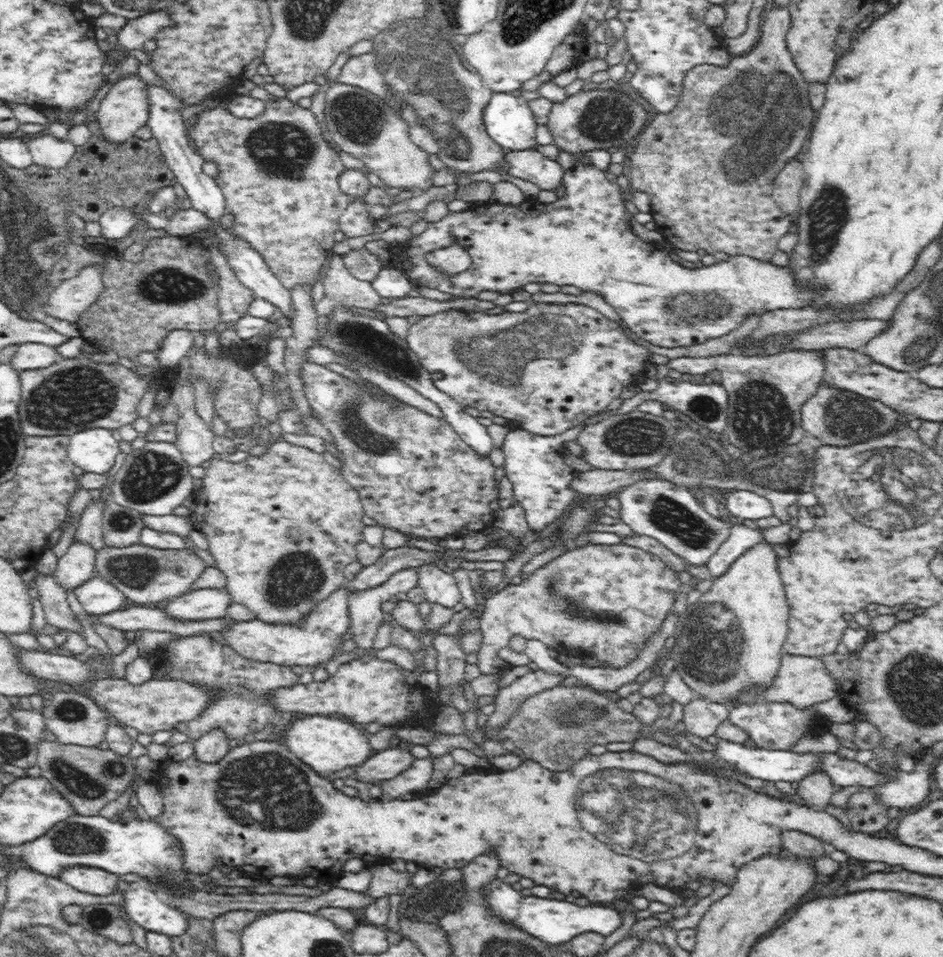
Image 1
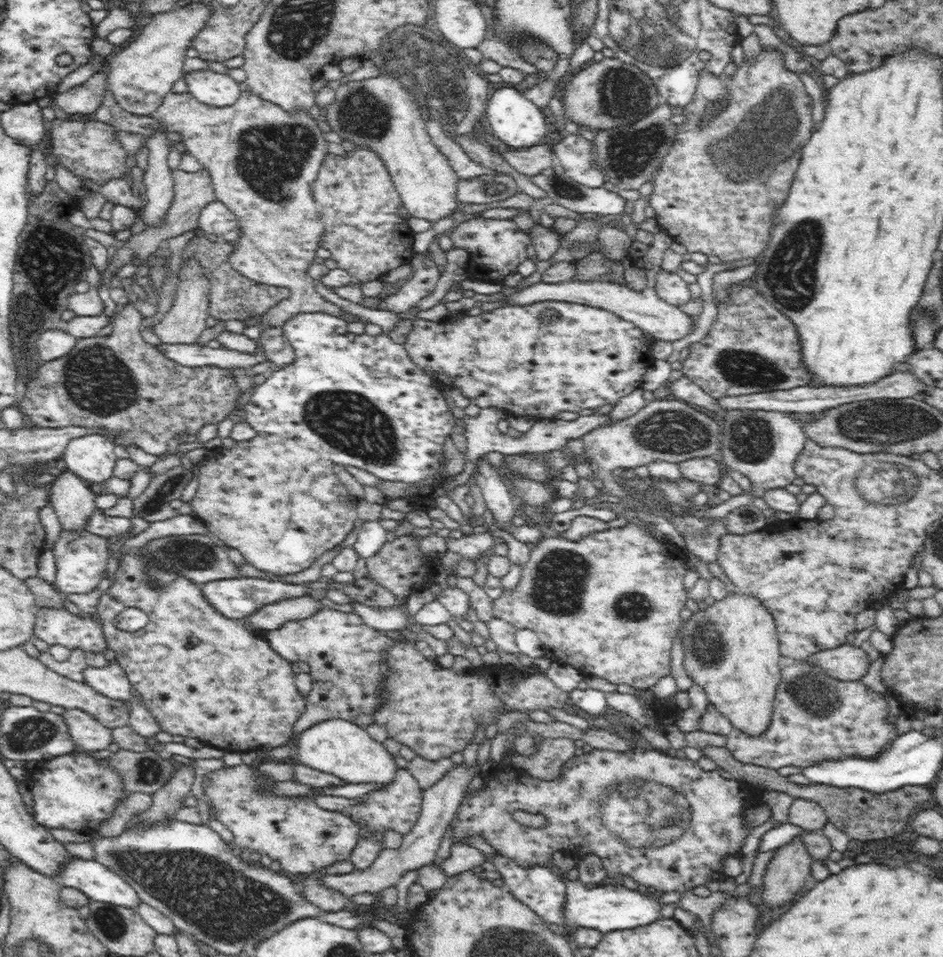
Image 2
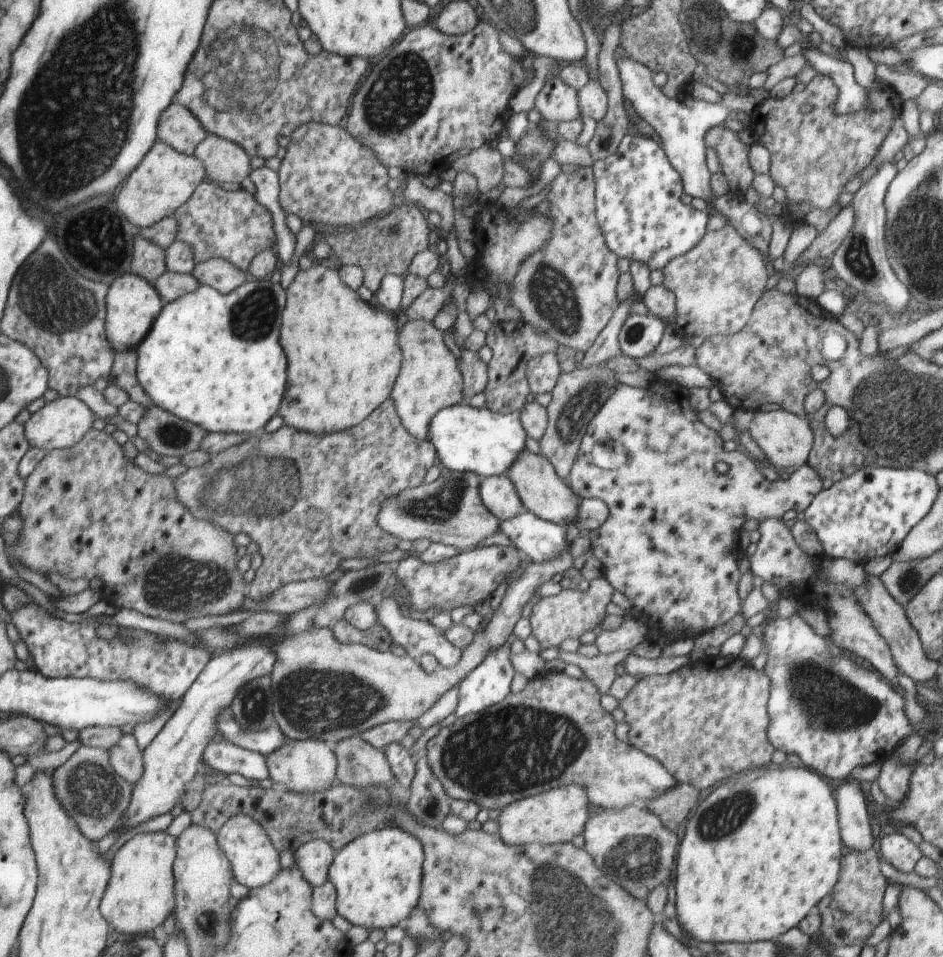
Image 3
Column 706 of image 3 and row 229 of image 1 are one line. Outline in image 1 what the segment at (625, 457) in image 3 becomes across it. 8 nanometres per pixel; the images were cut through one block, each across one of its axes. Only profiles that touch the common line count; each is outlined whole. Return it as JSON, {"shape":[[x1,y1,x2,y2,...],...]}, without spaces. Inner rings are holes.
{"shape":[[574,155,574,164,573,168,563,172,566,196,562,200,557,200,554,204,540,204,540,201,530,202,528,198,519,205,512,206,494,206,494,204,490,206,486,203,485,213,478,211,448,213,439,222,428,223,426,231,420,236,412,237,401,245,392,245,392,266,398,267,398,252,403,252,409,256,414,266,426,264,426,268,414,268,409,278,416,278,418,282,432,282,422,286,437,288,440,292,461,298,472,298,482,290,510,294,528,282,576,286,581,290,589,290,603,296,632,332,640,339,662,348,690,346,690,344,706,342,708,338,720,338,730,330,738,328,748,312,758,310,760,314,765,314,777,308,804,308,812,305,812,302,824,292,824,288,816,285,796,282,796,273,790,267,780,268,770,264,770,261,764,262,746,255,738,256,738,264,719,261,709,266,694,267,694,270,678,266,672,261,669,253,657,247,655,243,644,242,632,234,624,208,626,199,620,196,621,189,618,184,606,178,606,172,596,168,590,161,577,160,576,155],[452,242,466,248,471,264,464,272,450,276,432,267,425,256,433,250,450,246]]}

